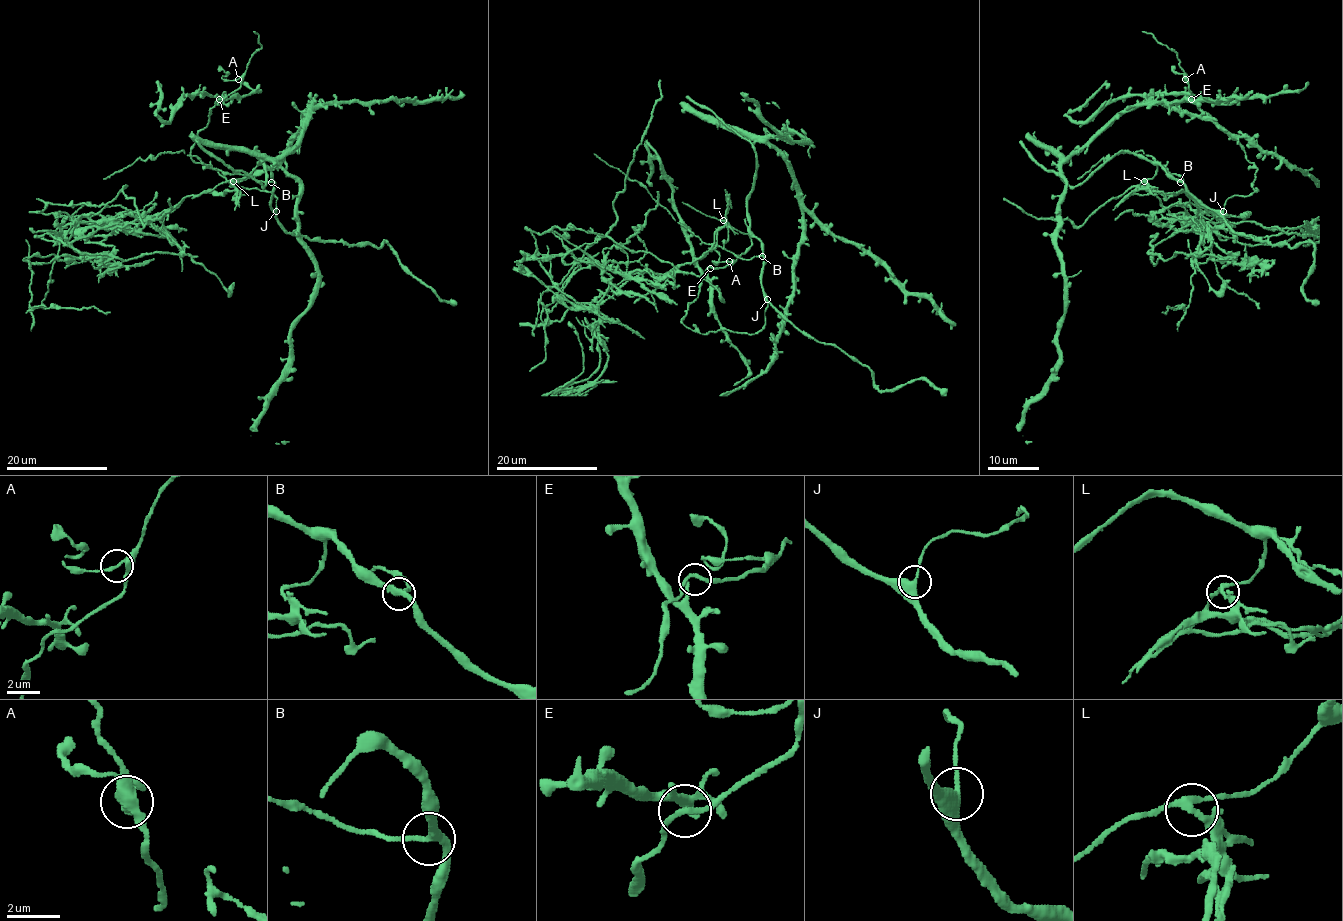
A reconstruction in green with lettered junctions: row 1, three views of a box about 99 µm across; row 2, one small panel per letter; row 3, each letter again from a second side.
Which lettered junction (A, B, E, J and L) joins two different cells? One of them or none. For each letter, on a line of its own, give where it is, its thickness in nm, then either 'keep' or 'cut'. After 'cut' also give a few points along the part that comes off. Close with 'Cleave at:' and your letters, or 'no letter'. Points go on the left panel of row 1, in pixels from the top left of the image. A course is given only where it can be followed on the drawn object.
A: (238, 79) | 240 nm | keep
B: (271, 182) | 280 nm | keep
E: (219, 99) | 170 nm | keep
J: (276, 211) | 360 nm | keep
L: (233, 181) | 200 nm | cut | (233, 182), (223, 194), (187, 196), (129, 222), (88, 217), (125, 187), (143, 226), (171, 208), (169, 198)
Cleave at: L

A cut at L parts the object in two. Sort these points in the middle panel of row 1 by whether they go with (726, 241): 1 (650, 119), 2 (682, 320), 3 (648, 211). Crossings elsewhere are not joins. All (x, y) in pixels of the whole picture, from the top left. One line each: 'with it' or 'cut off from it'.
1: with it
2: cut off from it
3: with it

